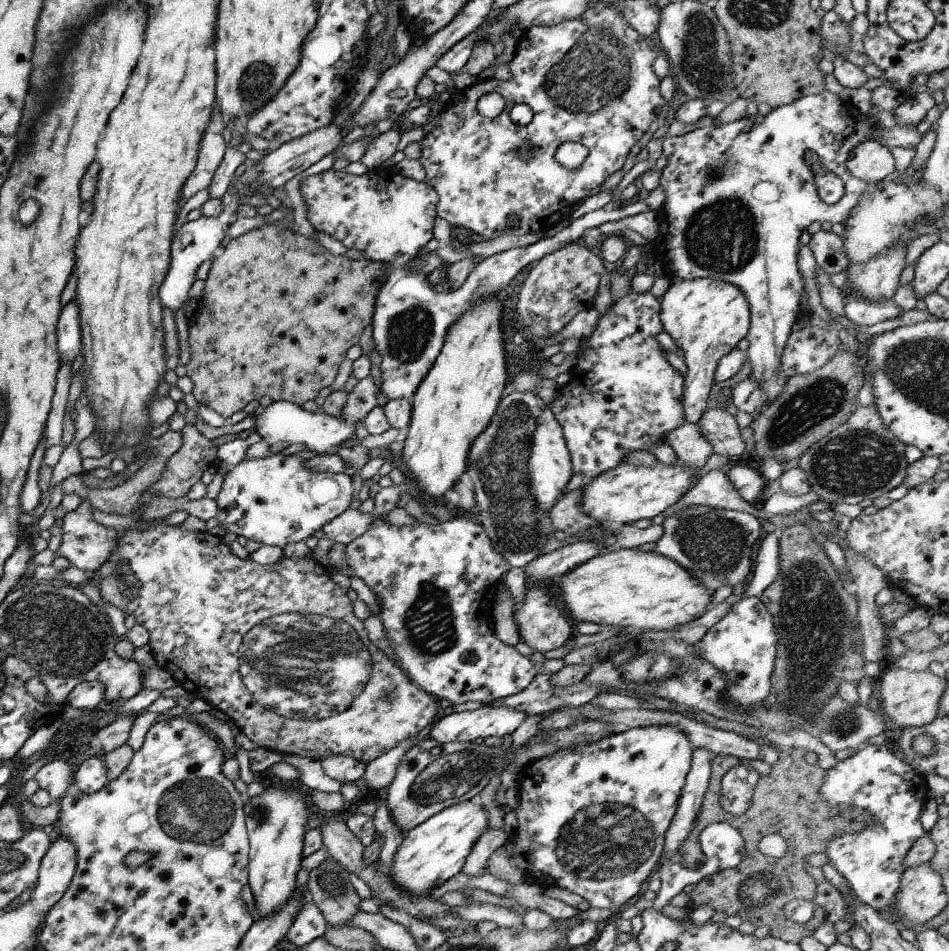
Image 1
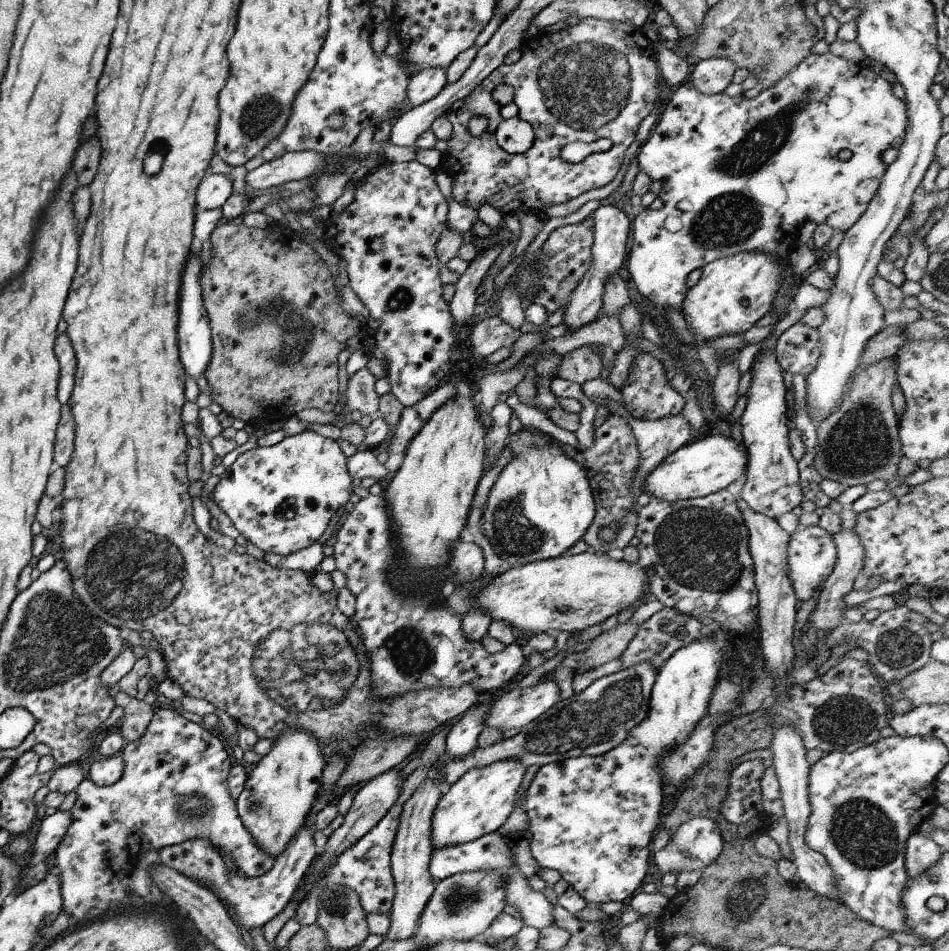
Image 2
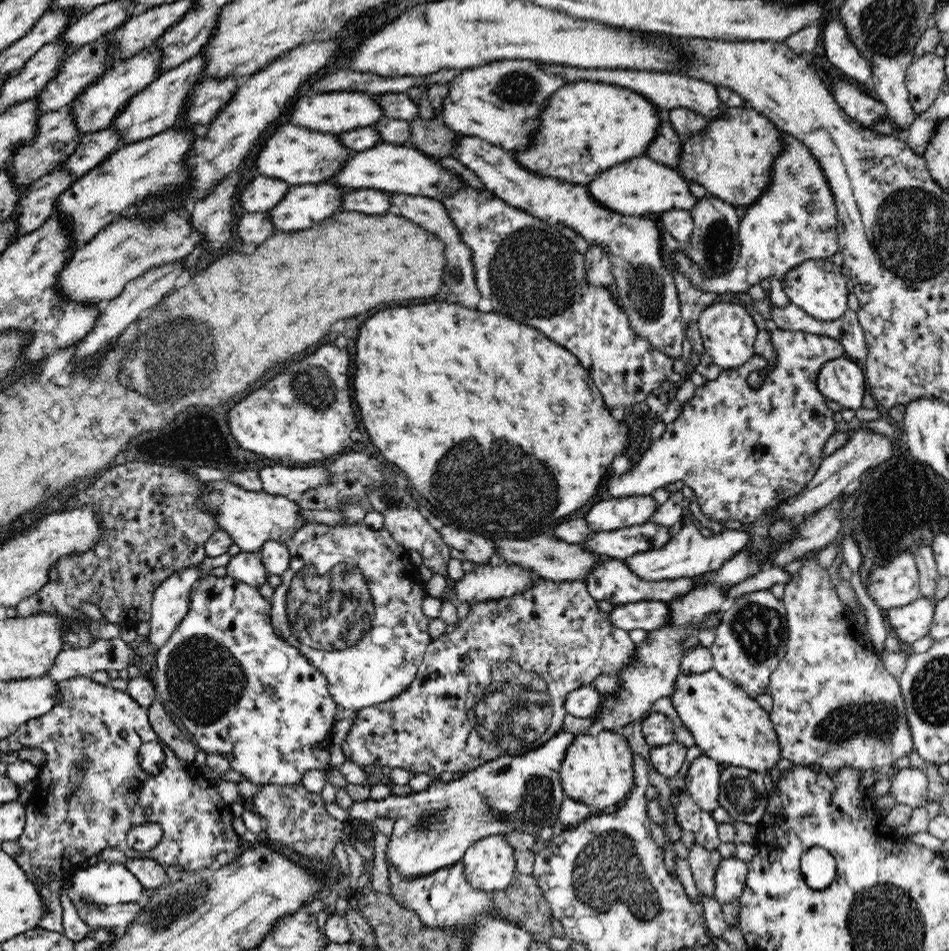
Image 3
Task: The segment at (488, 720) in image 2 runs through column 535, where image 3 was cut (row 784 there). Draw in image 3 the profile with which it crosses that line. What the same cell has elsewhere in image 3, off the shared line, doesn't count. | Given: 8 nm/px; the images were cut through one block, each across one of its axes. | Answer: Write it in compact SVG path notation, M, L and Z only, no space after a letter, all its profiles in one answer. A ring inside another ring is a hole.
M702 755L691 762L685 776L684 790L704 811L712 813L720 806L720 766L712 758Z

